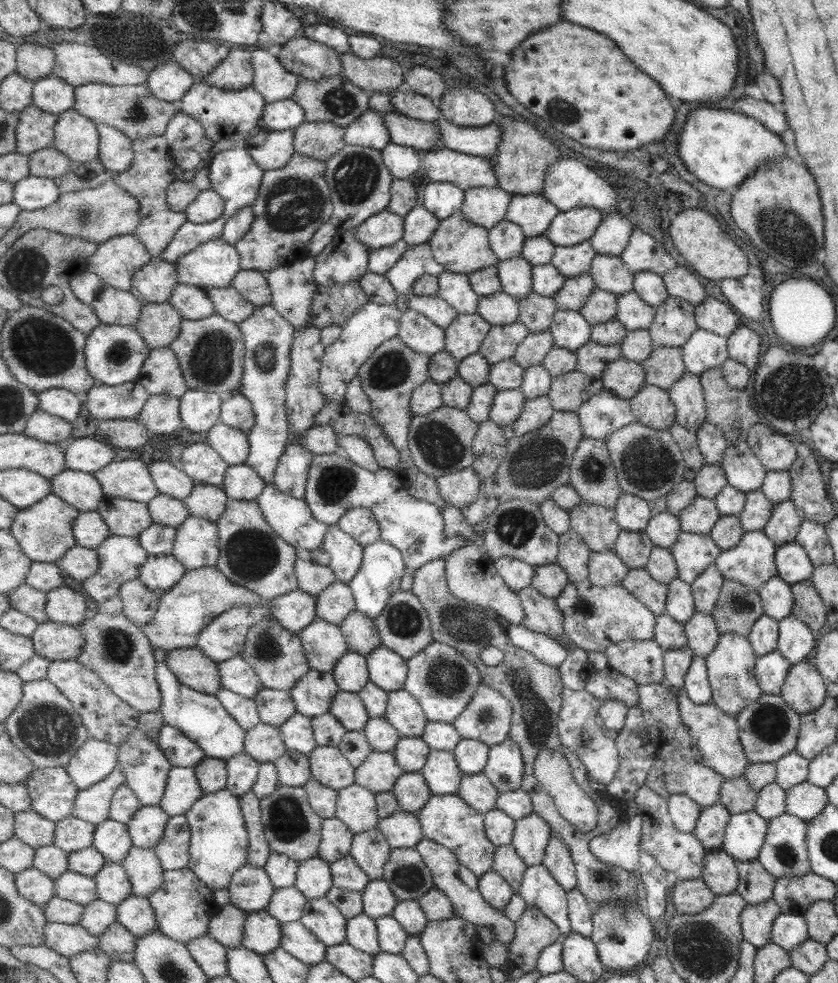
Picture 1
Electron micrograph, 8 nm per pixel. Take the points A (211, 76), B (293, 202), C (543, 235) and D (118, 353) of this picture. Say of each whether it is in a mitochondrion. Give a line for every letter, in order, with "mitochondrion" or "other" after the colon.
A: other
B: mitochondrion
C: other
D: mitochondrion

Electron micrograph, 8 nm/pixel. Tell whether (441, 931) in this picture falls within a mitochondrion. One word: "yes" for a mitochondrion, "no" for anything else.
no

